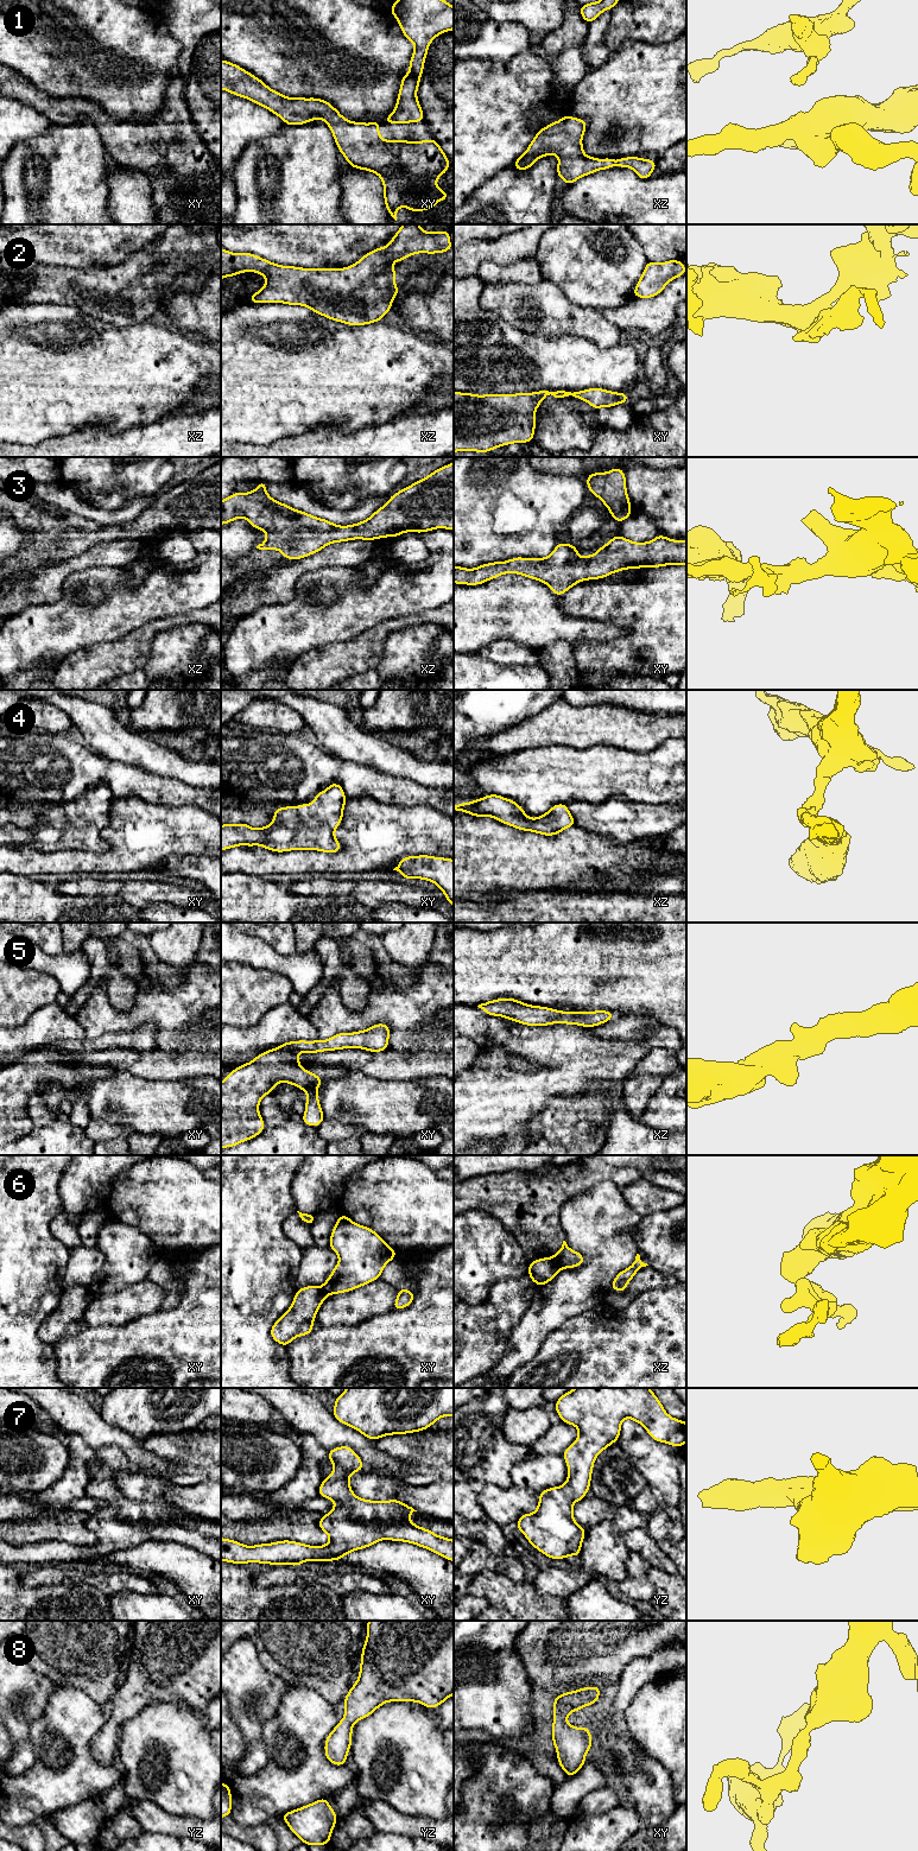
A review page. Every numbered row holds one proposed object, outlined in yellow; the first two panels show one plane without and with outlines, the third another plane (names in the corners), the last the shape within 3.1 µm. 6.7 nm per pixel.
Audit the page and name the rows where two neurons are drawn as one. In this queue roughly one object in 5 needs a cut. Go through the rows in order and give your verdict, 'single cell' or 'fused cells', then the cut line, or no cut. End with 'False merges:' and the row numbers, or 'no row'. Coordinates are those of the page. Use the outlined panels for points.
1: single cell; cut none
2: single cell; cut none
3: single cell; cut none
4: single cell; cut none
5: single cell; cut none
6: fused cells; cut xz (550, 1257), (559, 1269)
7: single cell; cut none
8: single cell; cut none
False merges: 6

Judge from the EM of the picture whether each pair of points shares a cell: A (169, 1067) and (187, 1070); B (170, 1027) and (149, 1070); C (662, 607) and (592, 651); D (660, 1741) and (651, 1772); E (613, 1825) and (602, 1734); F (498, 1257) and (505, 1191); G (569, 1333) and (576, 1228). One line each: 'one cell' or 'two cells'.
A: one cell
B: two cells
C: one cell
D: two cells
E: two cells
F: two cells
G: two cells

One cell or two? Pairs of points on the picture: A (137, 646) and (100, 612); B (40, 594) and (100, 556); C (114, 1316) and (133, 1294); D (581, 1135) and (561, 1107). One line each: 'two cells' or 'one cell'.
A: two cells
B: one cell
C: one cell
D: one cell

